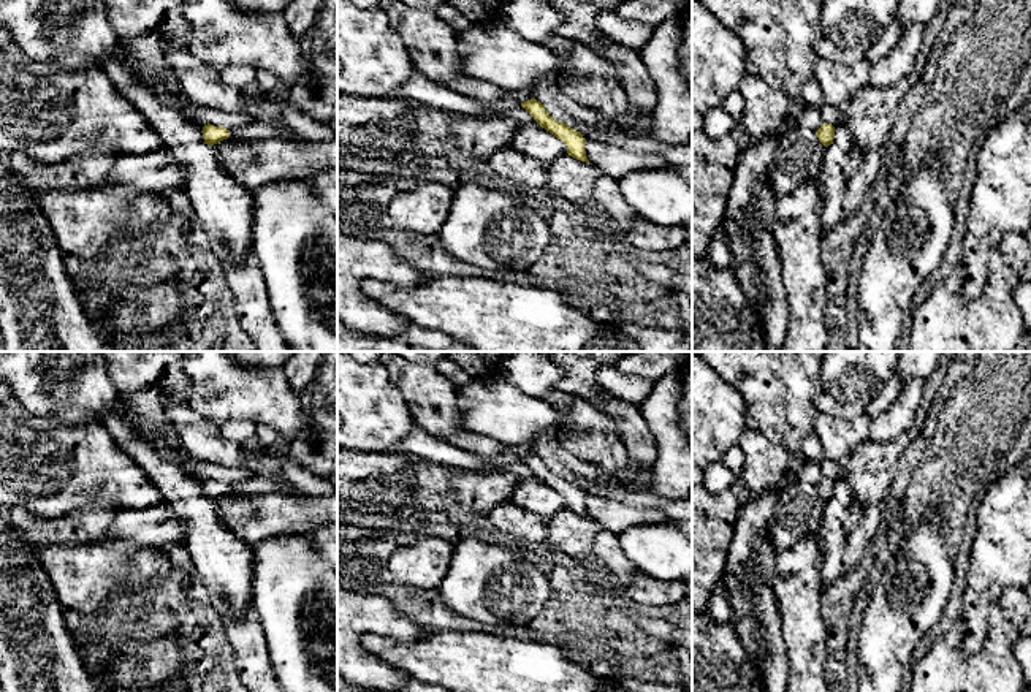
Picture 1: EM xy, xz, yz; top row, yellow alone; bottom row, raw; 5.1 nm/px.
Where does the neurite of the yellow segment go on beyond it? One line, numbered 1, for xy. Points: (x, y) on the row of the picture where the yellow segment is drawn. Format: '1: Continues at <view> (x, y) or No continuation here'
1: No continuation here

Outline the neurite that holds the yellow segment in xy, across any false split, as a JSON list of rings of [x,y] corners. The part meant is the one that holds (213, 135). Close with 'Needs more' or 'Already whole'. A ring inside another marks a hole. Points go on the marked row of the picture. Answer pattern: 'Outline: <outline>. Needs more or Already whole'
Outline: [[[211,124],[203,127],[204,144],[214,146],[226,138],[230,138],[230,130],[225,127],[214,127]]]. Already whole

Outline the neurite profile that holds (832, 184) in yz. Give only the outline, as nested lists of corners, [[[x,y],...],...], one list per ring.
[[[841,117],[835,125],[833,143],[824,154],[822,169],[817,179],[822,234],[827,234],[843,217],[847,181],[841,168],[841,158],[854,149],[852,127]]]

